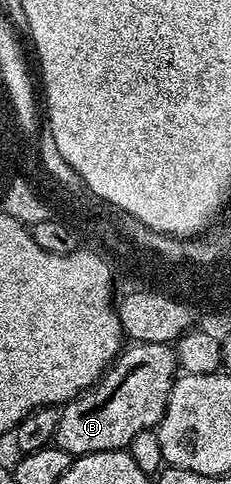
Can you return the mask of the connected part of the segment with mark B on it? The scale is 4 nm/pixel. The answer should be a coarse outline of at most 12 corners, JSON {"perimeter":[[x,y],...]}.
{"perimeter":[[166,342],[120,350],[59,410],[72,456],[155,430],[177,377]]}

